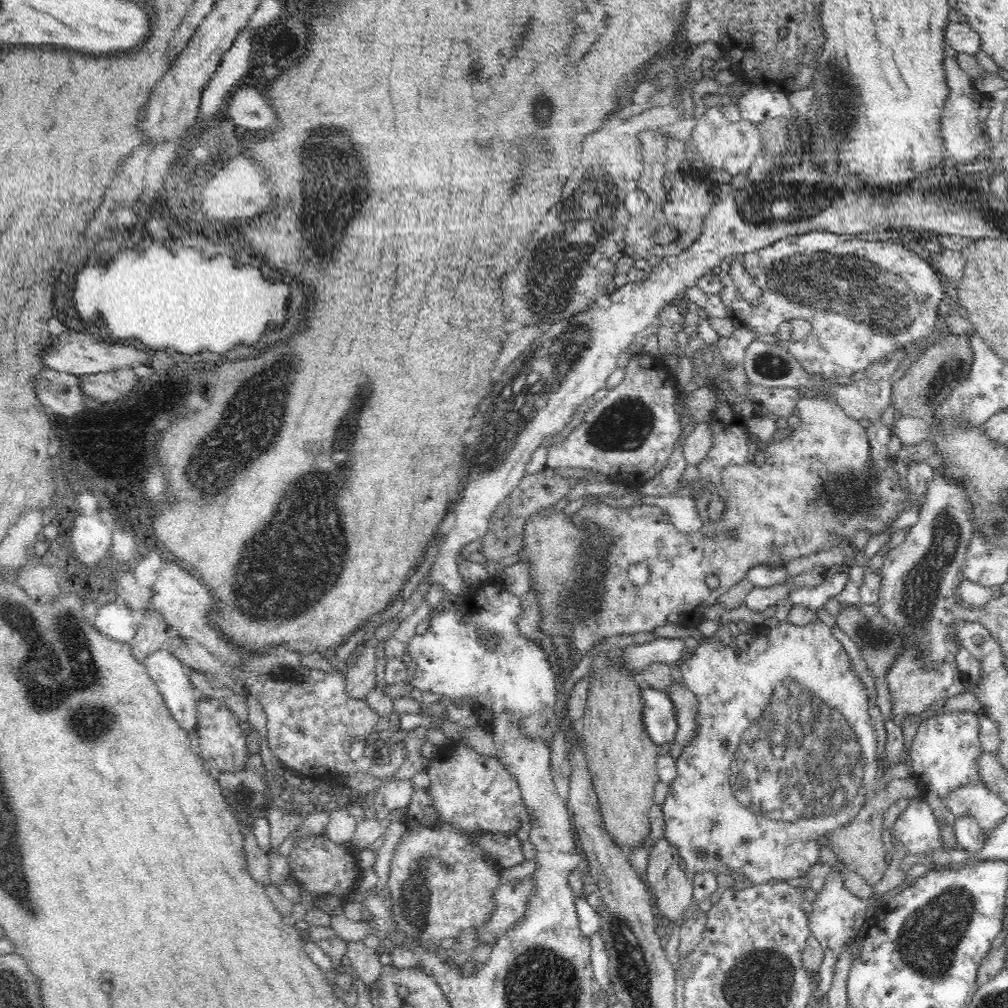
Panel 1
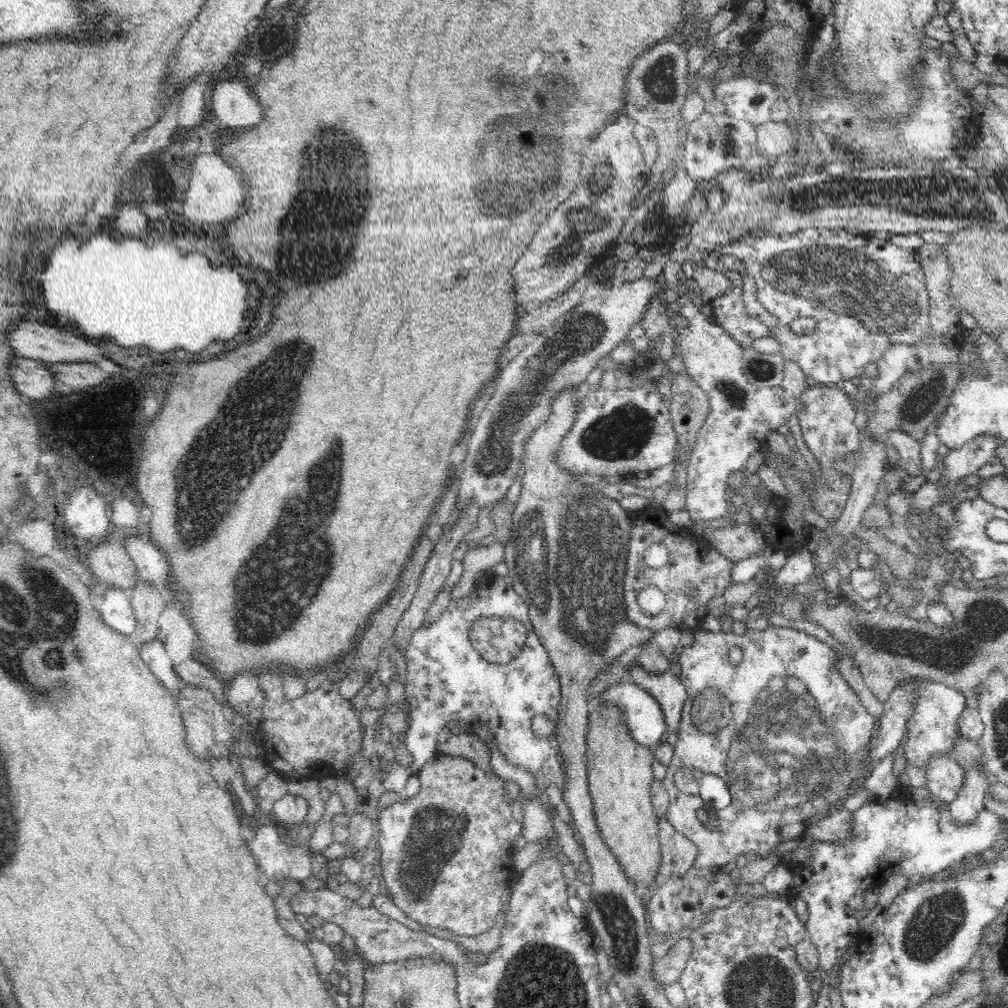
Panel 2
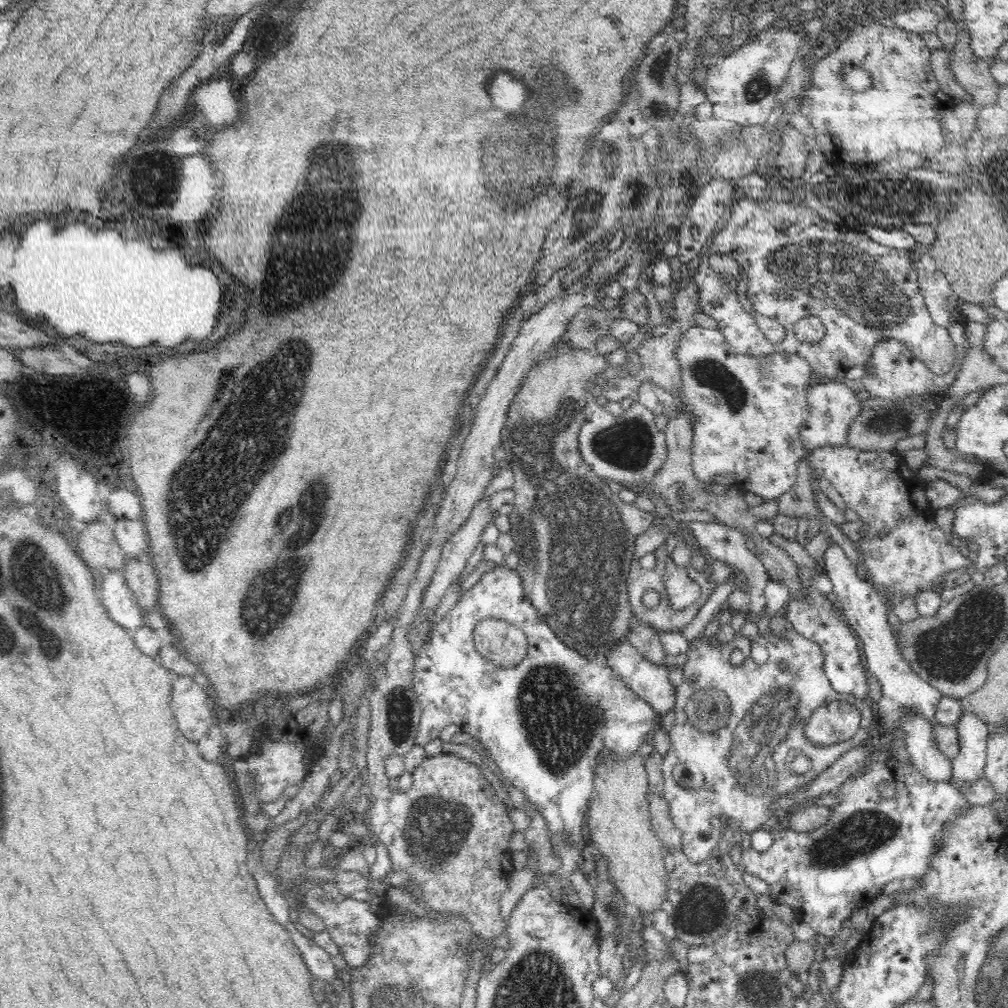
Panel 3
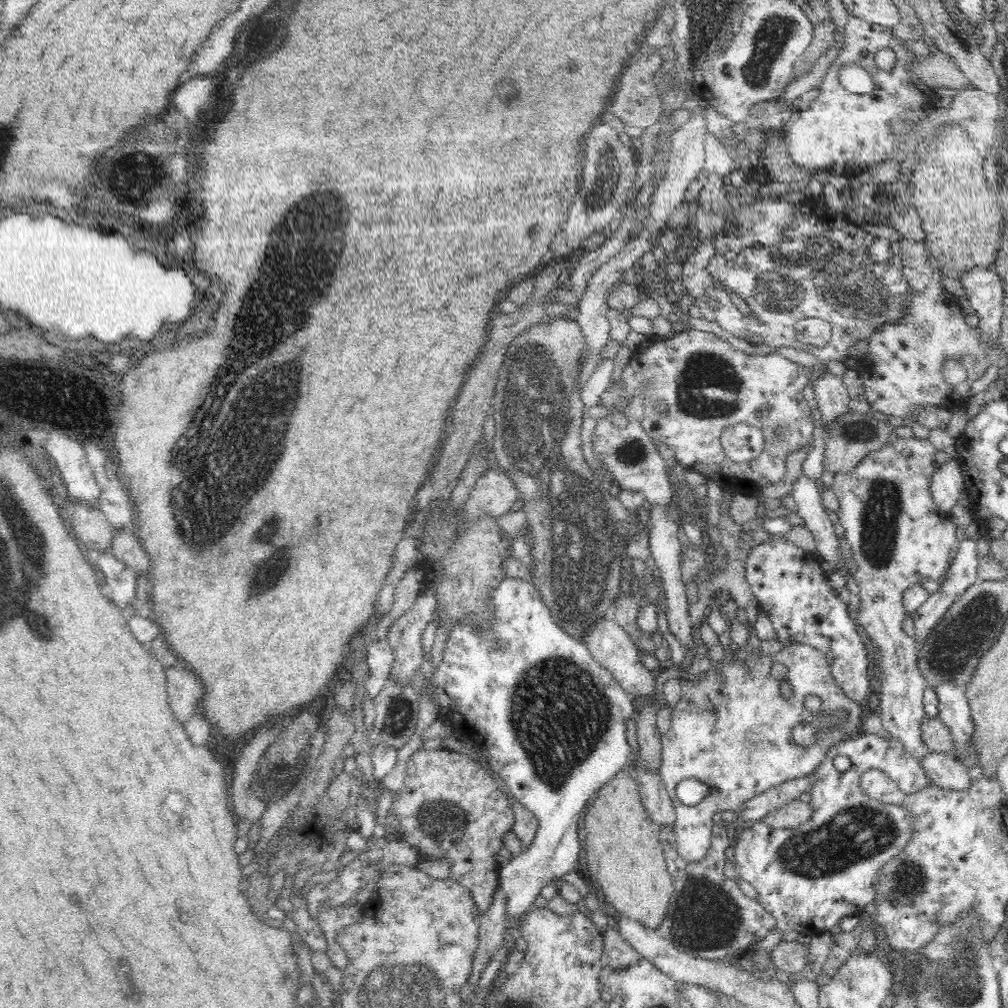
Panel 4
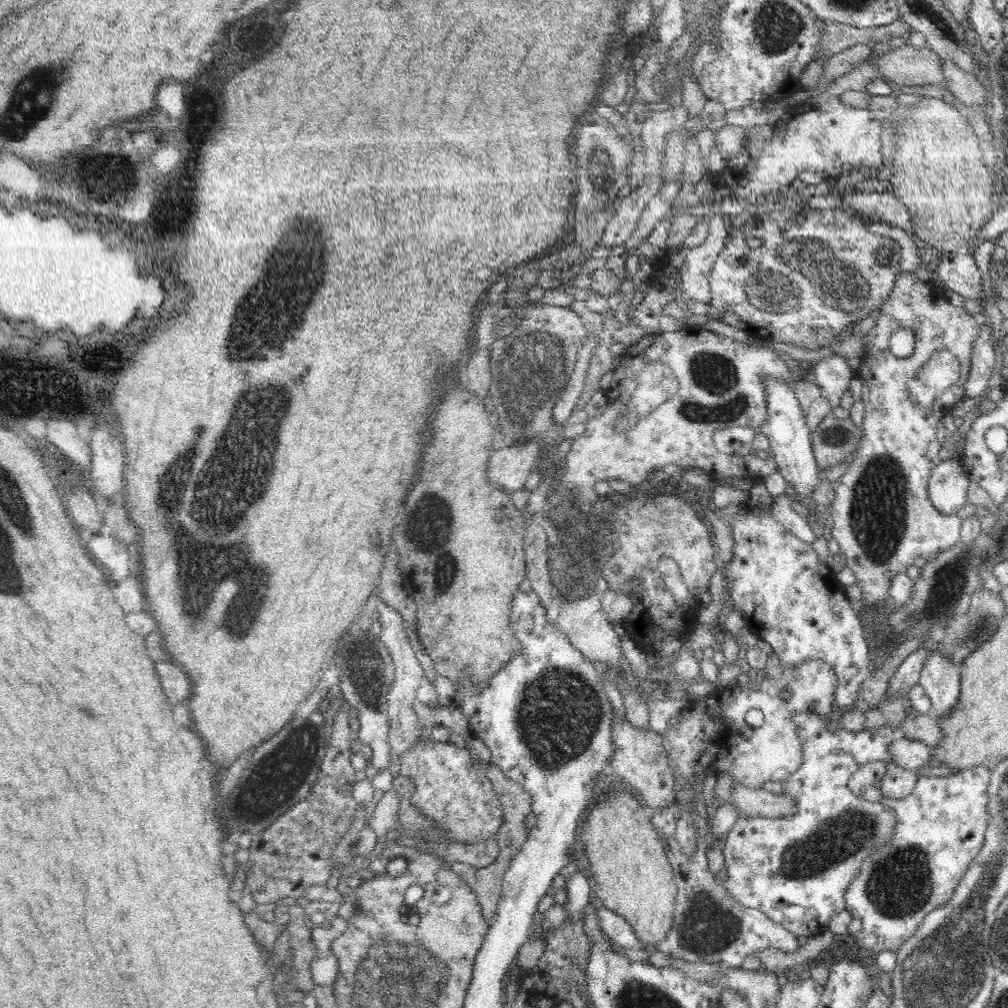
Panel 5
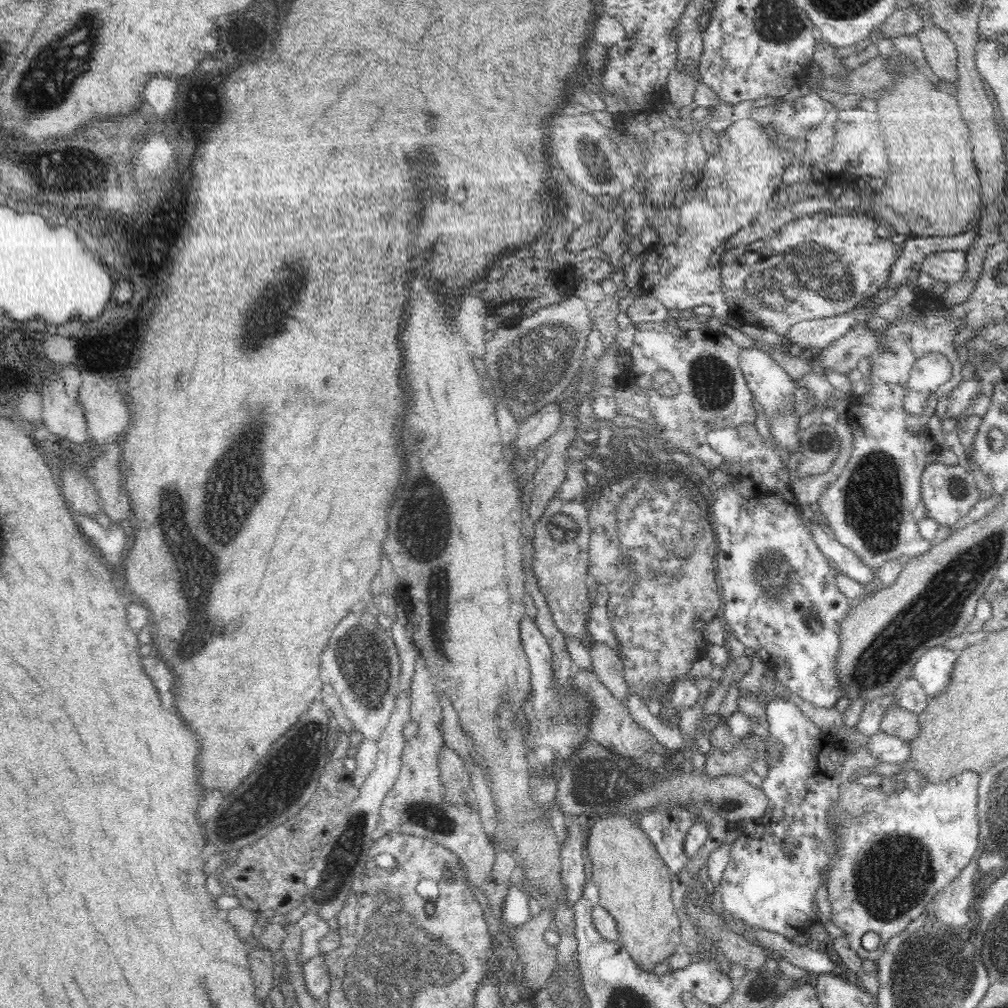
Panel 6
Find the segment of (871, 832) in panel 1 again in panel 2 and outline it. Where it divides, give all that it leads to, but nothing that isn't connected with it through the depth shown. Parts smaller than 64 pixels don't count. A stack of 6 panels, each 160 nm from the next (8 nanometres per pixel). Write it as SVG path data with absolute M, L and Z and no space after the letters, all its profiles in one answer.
M846 809L832 810L826 817L807 826L805 837L817 842L842 842L851 827L852 813Z

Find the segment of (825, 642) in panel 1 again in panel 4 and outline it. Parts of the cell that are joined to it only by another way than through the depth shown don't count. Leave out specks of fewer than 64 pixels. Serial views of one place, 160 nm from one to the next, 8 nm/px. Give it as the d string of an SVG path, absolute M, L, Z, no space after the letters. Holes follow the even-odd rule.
M796 644L792 647L788 646L773 655L760 655L760 649L756 649L750 653L746 653L745 656L741 656L739 661L730 662L730 664L727 664L727 662L714 662L713 668L709 670L702 678L700 678L699 681L689 682L685 679L685 677L681 677L679 681L681 684L681 699L672 709L671 727L668 729L666 734L661 735L662 764L659 768L659 773L663 782L665 783L665 788L667 789L669 797L675 806L676 820L673 826L673 831L675 832L675 839L677 840L677 851L679 852L679 855L689 863L704 862L704 858L711 848L711 838L713 831L710 830L710 822L712 822L713 814L725 810L733 810L738 812L741 809L741 804L748 802L748 800L754 798L754 796L757 794L762 794L762 792L766 792L769 788L774 788L775 786L784 784L784 782L795 780L799 777L806 777L808 774L816 771L816 768L820 766L820 763L822 760L824 760L825 754L828 752L829 746L838 745L844 740L844 738L820 738L820 740L818 740L814 746L800 746L796 744L796 741L793 740L792 736L792 730L794 730L798 724L802 724L802 722L814 722L814 720L822 720L822 716L828 716L828 714L832 714L832 712L843 710L843 712L847 714L848 720L854 720L854 722L846 724L846 728L852 728L852 730L850 730L850 734L852 734L852 732L856 732L856 726L858 727L858 734L862 733L861 724L863 723L863 720L860 717L860 714L862 714L863 711L860 707L860 703L850 700L842 692L840 685L836 684L833 674L831 673L830 663L828 662L826 655L822 651L817 650L817 648L808 647L808 645ZM774 662L780 662L780 664L784 664L784 666L788 668L787 675L782 681L778 681L777 679L774 679L772 675L770 675L770 667L772 664L774 664ZM784 682L788 682L793 688L793 695L787 699L781 697L780 691L778 690L778 687ZM810 695L816 695L822 701L820 710L817 713L811 713L808 711L808 709L806 709L806 707L804 707L804 698ZM689 778L698 779L700 782L704 782L710 788L710 793L704 796L704 798L700 801L700 804L695 804L694 806L686 806L685 804L682 804L681 801L678 800L676 794L676 786L678 786L682 780Z

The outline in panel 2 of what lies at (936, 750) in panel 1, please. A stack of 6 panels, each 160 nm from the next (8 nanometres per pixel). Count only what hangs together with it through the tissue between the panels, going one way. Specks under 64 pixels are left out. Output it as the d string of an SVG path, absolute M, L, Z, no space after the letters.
M920 681L915 690L915 703L913 704L912 716L906 721L904 752L909 766L918 766L921 771L925 771L931 760L938 755L950 755L953 744L958 737L962 737L957 720L960 713L966 707L967 696L958 692L955 688L950 688L945 684L934 681Z

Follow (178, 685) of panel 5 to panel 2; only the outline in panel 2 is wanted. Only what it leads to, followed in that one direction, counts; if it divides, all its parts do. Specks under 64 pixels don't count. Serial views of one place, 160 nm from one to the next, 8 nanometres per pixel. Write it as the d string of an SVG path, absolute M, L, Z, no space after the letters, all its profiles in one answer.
M190 683L176 696L178 700L178 709L182 710L183 723L186 729L186 742L191 751L201 759L207 760L209 756L224 757L237 752L234 748L234 735L236 730L232 725L228 712L228 706L220 703L211 690L197 687Z

